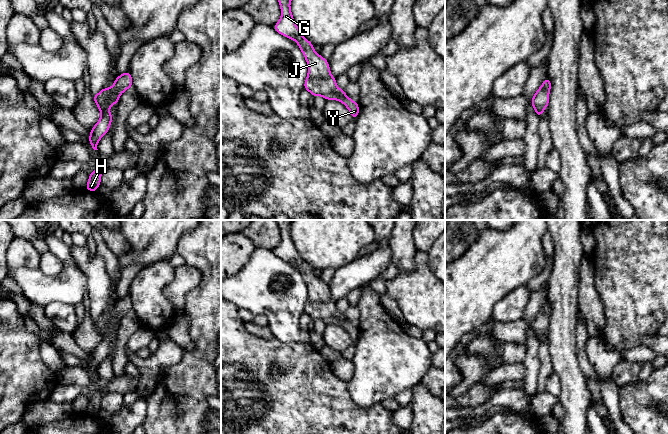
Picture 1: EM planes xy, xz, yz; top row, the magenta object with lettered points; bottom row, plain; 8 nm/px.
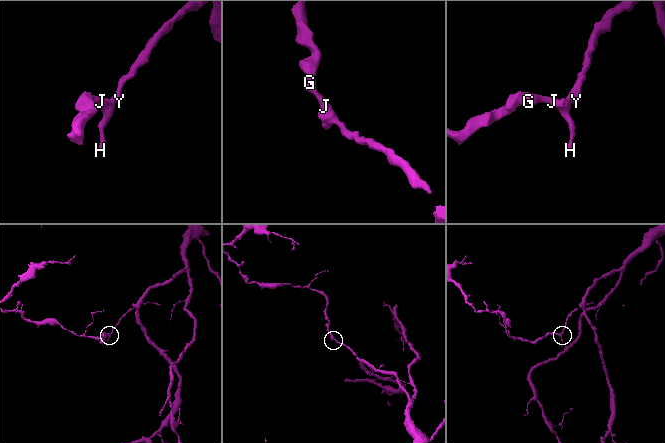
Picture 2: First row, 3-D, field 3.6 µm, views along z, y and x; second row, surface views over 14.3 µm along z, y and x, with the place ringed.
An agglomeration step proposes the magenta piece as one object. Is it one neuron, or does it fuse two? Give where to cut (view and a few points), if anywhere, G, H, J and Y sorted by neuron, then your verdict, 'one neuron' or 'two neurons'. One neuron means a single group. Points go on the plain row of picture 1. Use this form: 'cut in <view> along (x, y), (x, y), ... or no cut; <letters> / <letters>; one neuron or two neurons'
no cut; G H J Y; one neuron

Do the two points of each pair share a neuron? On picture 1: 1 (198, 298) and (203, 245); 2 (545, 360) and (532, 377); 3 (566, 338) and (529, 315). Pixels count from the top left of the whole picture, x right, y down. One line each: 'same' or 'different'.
1: same
2: different
3: different

